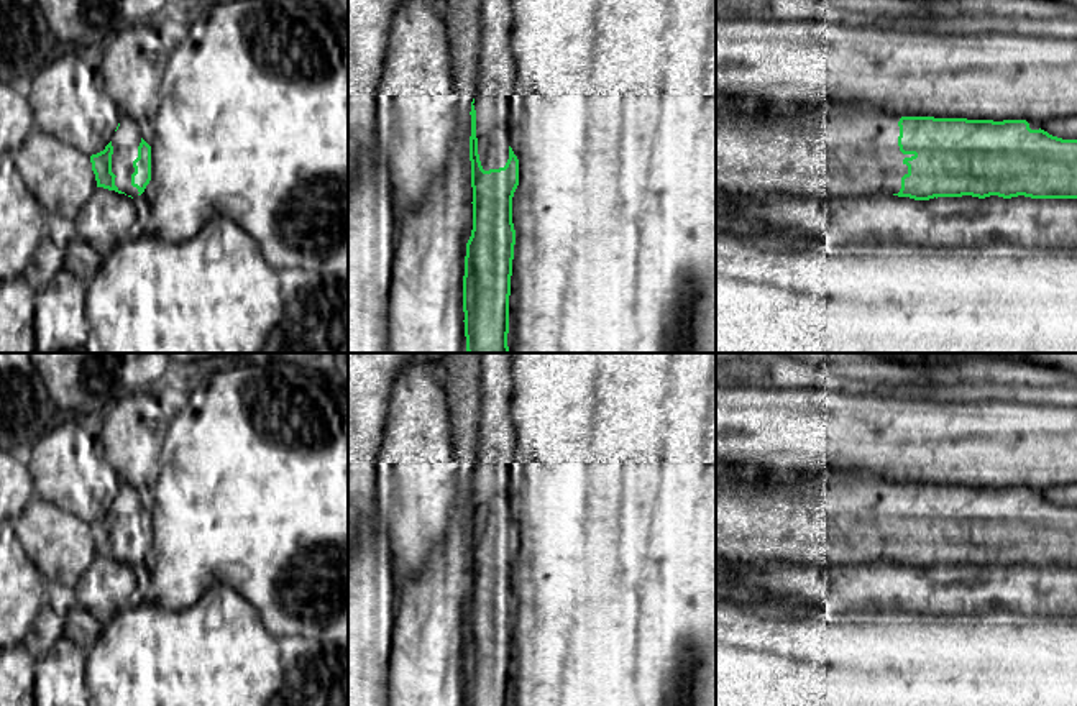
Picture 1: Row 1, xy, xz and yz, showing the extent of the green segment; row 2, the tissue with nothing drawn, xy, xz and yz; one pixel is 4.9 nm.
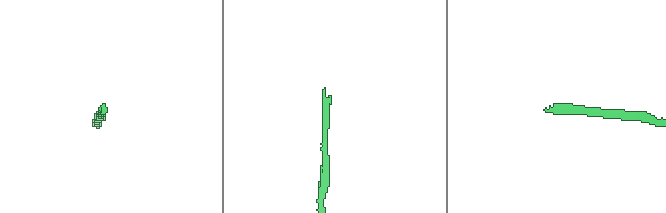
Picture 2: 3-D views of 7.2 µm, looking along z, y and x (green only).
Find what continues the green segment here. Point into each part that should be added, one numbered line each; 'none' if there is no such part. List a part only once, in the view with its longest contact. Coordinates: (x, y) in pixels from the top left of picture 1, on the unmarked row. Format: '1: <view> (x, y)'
1: xz (496, 447)

